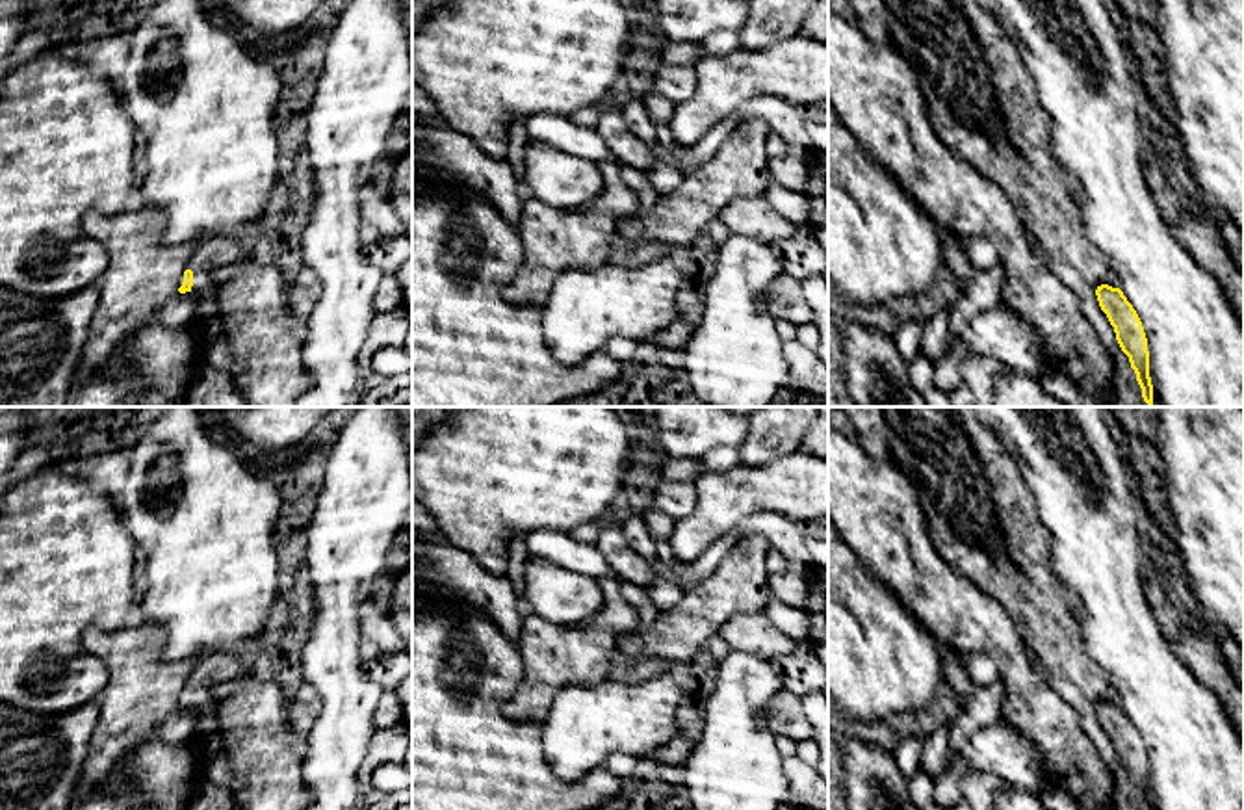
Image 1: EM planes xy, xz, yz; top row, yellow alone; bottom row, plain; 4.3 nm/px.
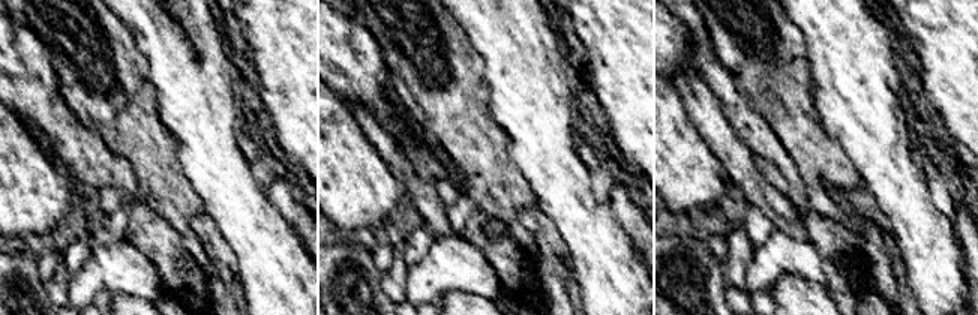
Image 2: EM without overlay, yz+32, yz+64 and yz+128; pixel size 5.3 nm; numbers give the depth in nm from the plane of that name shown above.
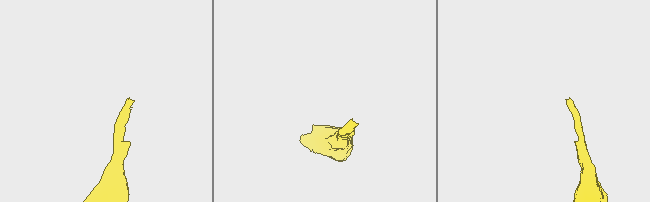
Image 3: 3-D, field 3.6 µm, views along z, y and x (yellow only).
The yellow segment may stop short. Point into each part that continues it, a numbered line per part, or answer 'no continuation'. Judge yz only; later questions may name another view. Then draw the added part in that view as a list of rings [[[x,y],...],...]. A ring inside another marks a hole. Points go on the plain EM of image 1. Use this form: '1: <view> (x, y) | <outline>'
1: yz (1126, 797) | [[[1121,767],[1114,777],[1114,810],[1142,810],[1129,773]]]

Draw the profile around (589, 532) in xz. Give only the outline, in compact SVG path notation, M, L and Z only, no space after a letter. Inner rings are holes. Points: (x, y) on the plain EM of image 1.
M585 522L581 526L576 526L568 533L572 539L576 539L583 544L596 546L596 541L600 537L600 528L602 528L602 522Z

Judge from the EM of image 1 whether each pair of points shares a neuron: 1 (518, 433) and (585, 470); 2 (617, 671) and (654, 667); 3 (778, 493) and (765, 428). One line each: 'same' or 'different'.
1: same
2: same
3: different

